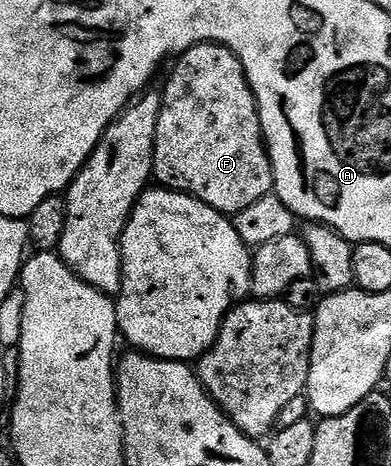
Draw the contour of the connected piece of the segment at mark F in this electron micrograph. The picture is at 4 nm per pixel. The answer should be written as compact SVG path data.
M218 42L191 46L174 59L173 65L167 87L161 90L163 107L157 120L154 181L160 187L193 196L217 212L234 216L241 212L241 208L249 208L249 204L275 189L275 173L267 154L267 143L263 140L255 93L247 83L247 74L239 57Z

